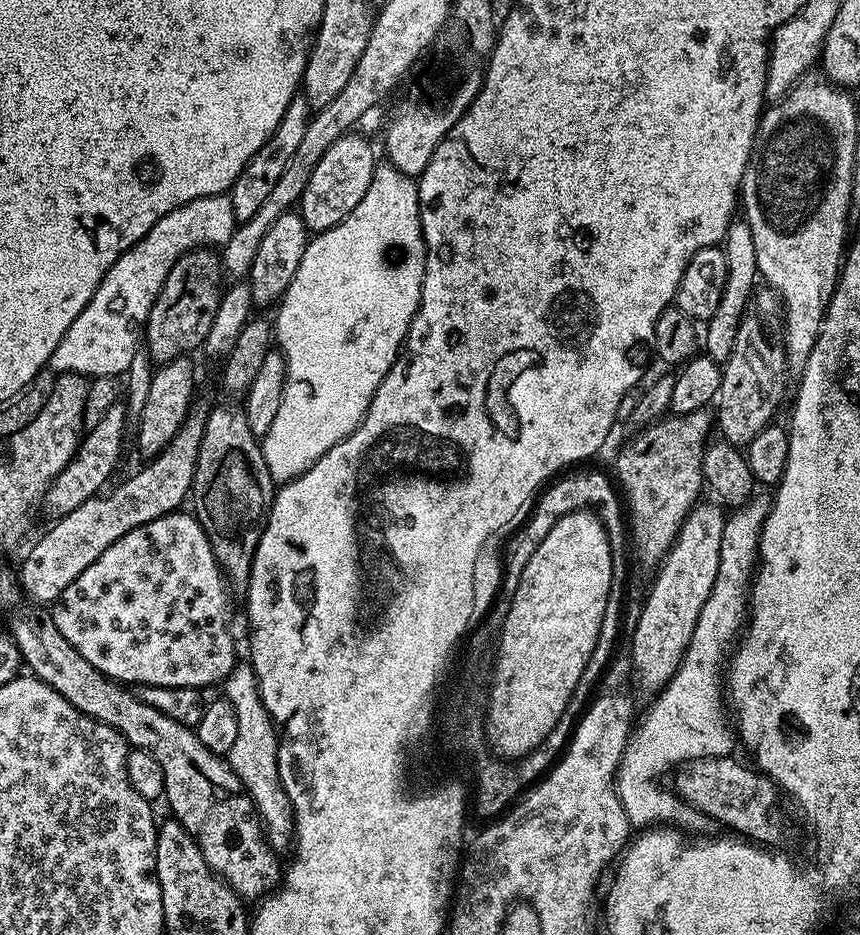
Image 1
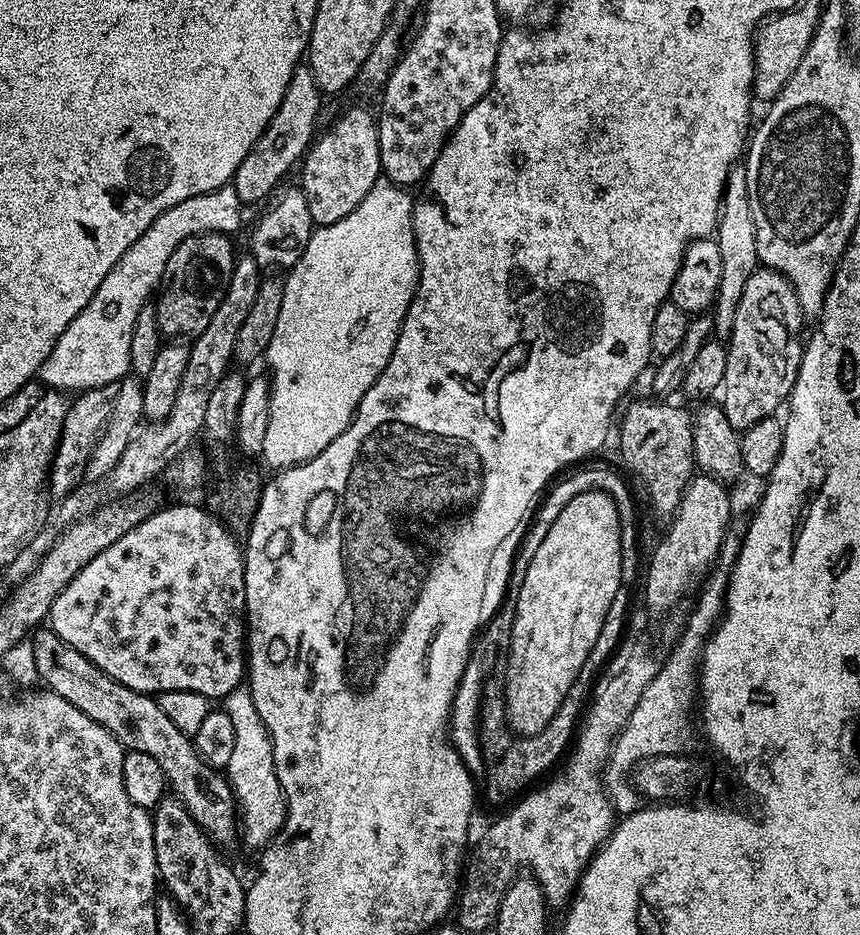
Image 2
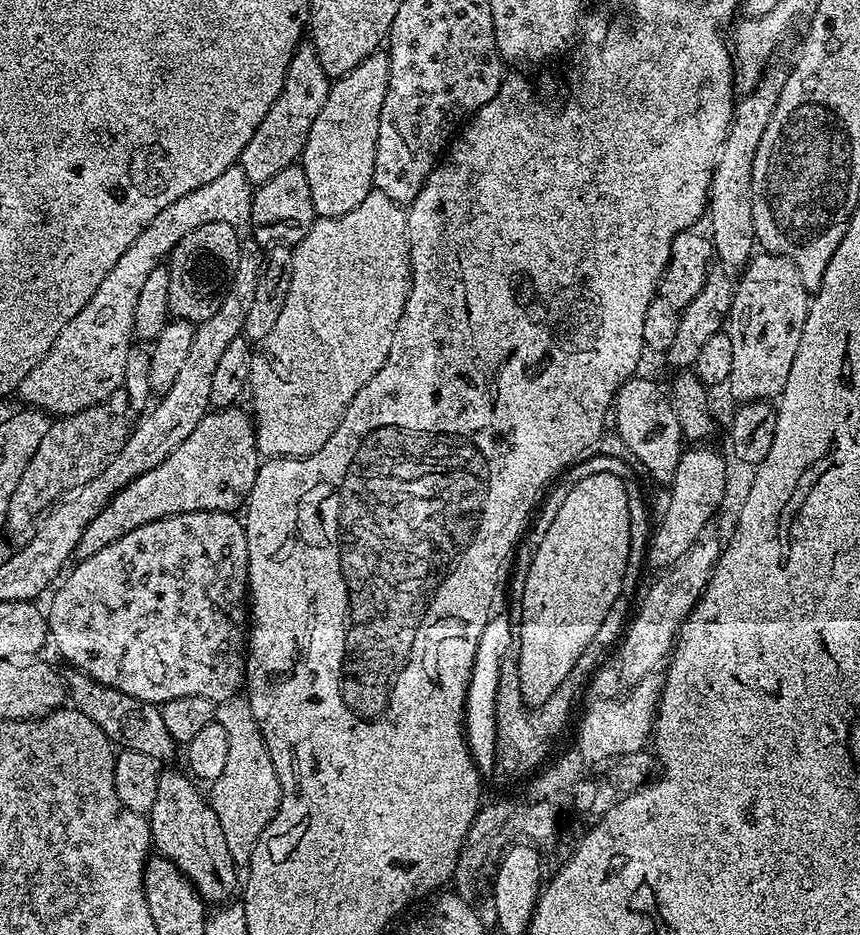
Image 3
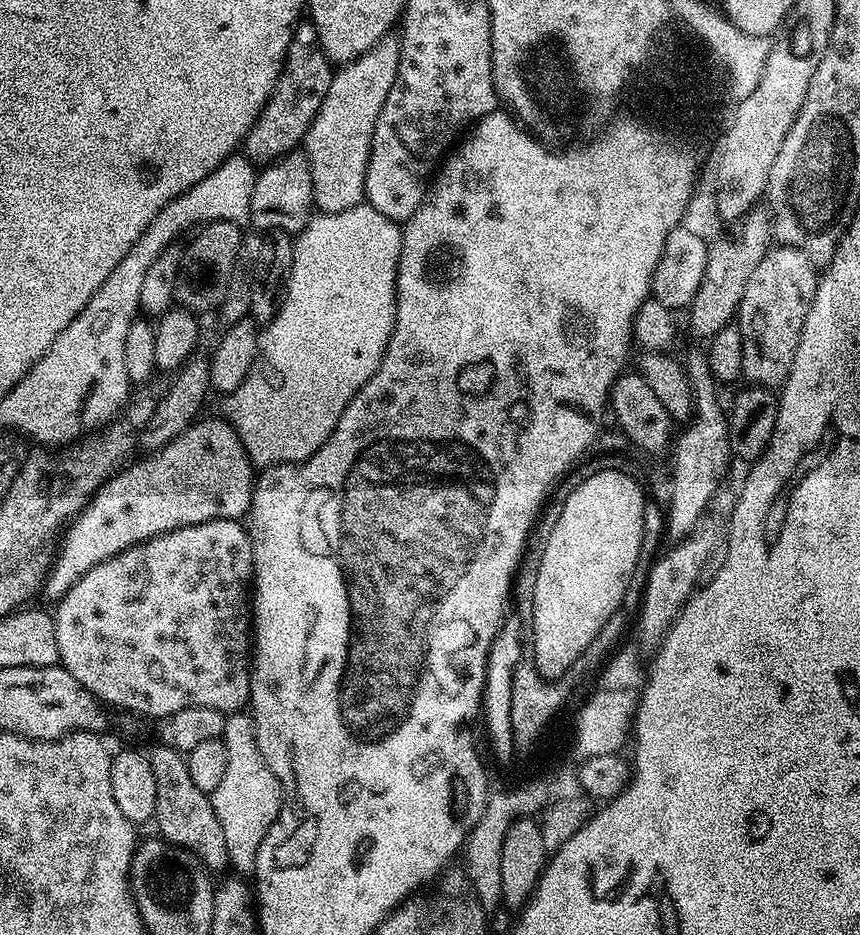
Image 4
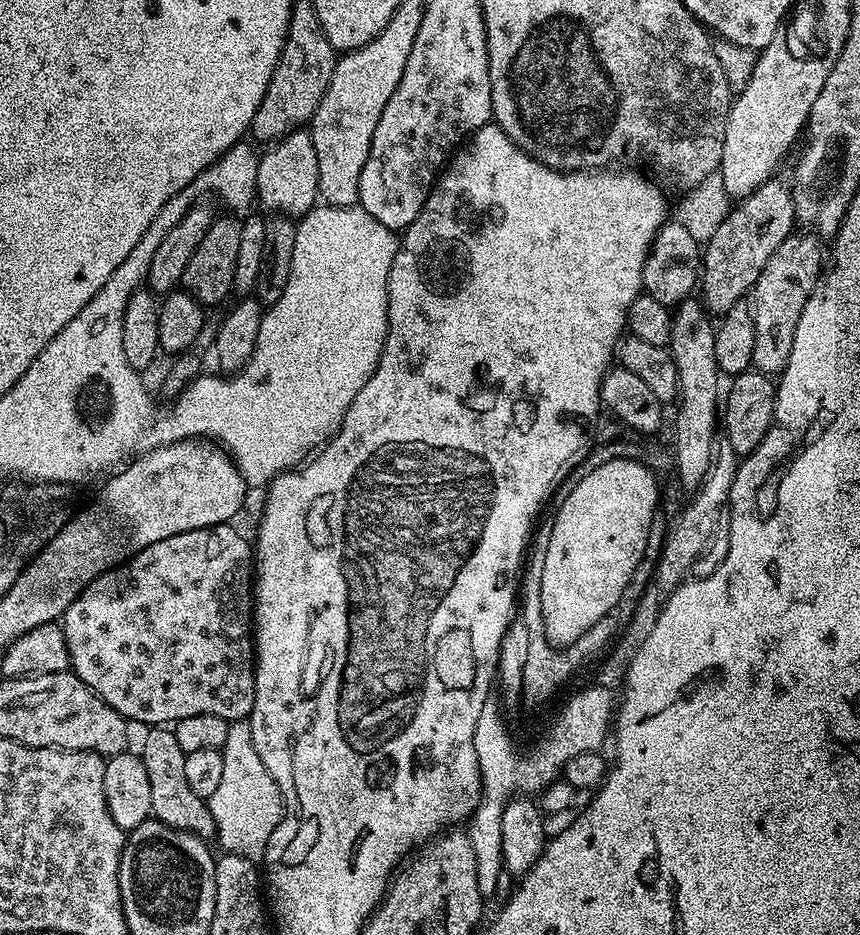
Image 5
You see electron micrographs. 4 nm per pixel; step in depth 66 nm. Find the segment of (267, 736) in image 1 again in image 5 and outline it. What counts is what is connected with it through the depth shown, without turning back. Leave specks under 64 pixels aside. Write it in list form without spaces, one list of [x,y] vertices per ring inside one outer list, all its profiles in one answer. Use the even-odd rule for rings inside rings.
[[[247,719],[234,720],[228,725],[226,742],[222,749],[222,779],[214,794],[207,797],[208,809],[216,823],[215,839],[220,840],[225,853],[233,856],[244,856],[247,860],[260,862],[264,859],[264,851],[270,842],[270,834],[280,824],[284,816],[284,799],[280,787],[270,778],[266,766],[262,766],[262,758],[258,758],[258,750],[254,750],[254,734],[251,723]]]

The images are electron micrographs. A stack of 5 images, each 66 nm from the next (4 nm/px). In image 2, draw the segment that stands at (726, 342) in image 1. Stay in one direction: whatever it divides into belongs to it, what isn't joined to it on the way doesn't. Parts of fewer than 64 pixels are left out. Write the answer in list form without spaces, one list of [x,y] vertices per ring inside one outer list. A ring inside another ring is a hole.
[[[733,167],[724,187],[724,197],[720,199],[720,216],[716,220],[714,239],[718,254],[722,254],[722,278],[716,291],[716,303],[711,309],[712,327],[715,335],[727,338],[734,326],[734,314],[738,310],[738,298],[746,290],[750,274],[754,274],[760,264],[758,242],[754,238],[754,218],[750,214],[750,202],[746,194],[746,174],[743,167]]]

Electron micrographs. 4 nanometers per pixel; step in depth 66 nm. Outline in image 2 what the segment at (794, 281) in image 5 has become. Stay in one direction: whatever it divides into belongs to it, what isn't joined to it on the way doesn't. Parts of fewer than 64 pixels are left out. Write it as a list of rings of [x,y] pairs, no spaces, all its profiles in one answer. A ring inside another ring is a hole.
[[[763,266],[757,267],[738,298],[732,332],[726,338],[728,357],[726,374],[718,403],[726,414],[726,422],[743,433],[754,422],[767,416],[776,416],[792,394],[792,387],[800,369],[800,355],[804,352],[800,331],[806,317],[798,306],[798,294],[780,272]]]

